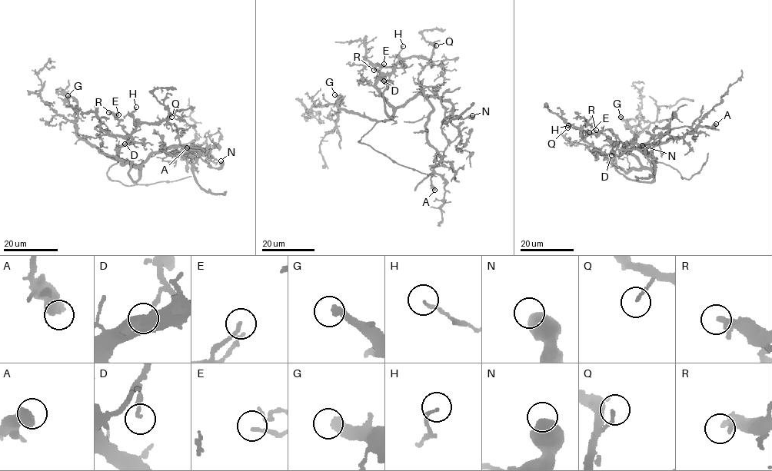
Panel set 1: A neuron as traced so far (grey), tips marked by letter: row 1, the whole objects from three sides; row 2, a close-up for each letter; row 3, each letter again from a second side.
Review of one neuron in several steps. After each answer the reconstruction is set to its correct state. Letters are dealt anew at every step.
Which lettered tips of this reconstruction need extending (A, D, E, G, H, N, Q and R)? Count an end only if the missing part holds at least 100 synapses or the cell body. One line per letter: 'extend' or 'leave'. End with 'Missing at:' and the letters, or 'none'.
A: leave
D: leave
E: leave
G: extend
H: leave
N: leave
Q: leave
R: leave
Missing at: G

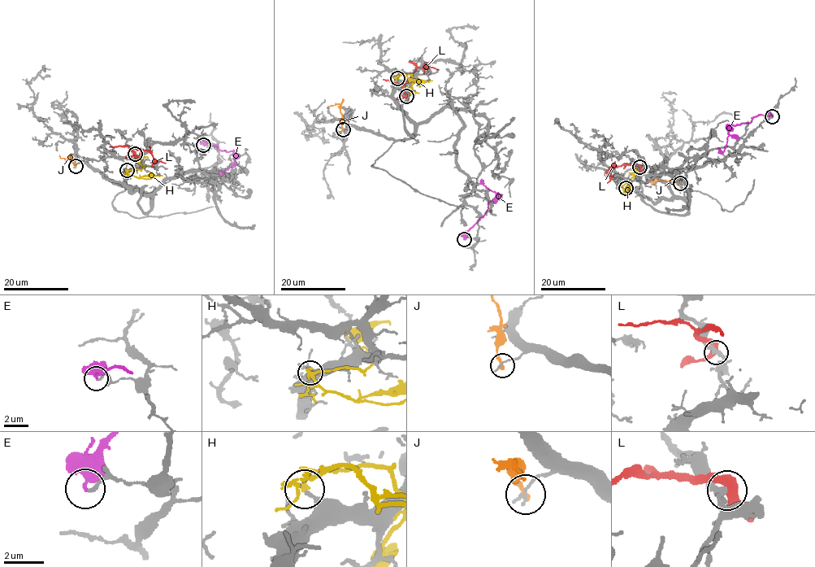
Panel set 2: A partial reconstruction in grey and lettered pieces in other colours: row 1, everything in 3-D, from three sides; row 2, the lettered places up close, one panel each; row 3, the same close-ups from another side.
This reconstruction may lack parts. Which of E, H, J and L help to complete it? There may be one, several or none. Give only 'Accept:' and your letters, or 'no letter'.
Accept: no letter

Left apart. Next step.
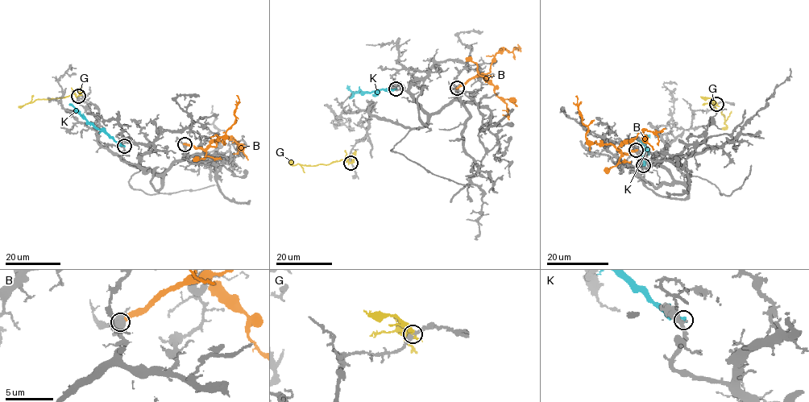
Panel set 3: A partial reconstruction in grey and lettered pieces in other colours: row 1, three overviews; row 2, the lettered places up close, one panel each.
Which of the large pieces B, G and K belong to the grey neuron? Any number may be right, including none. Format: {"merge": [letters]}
{"merge": []}

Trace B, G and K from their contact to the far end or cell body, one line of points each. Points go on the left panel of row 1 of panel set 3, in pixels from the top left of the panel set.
B: (184, 143), (203, 149), (215, 147), (215, 140), (225, 135), (236, 118), (234, 110), (239, 99), (236, 95)
G: (78, 96), (35, 99), (18, 107)
K: (124, 146), (95, 128), (69, 104)

